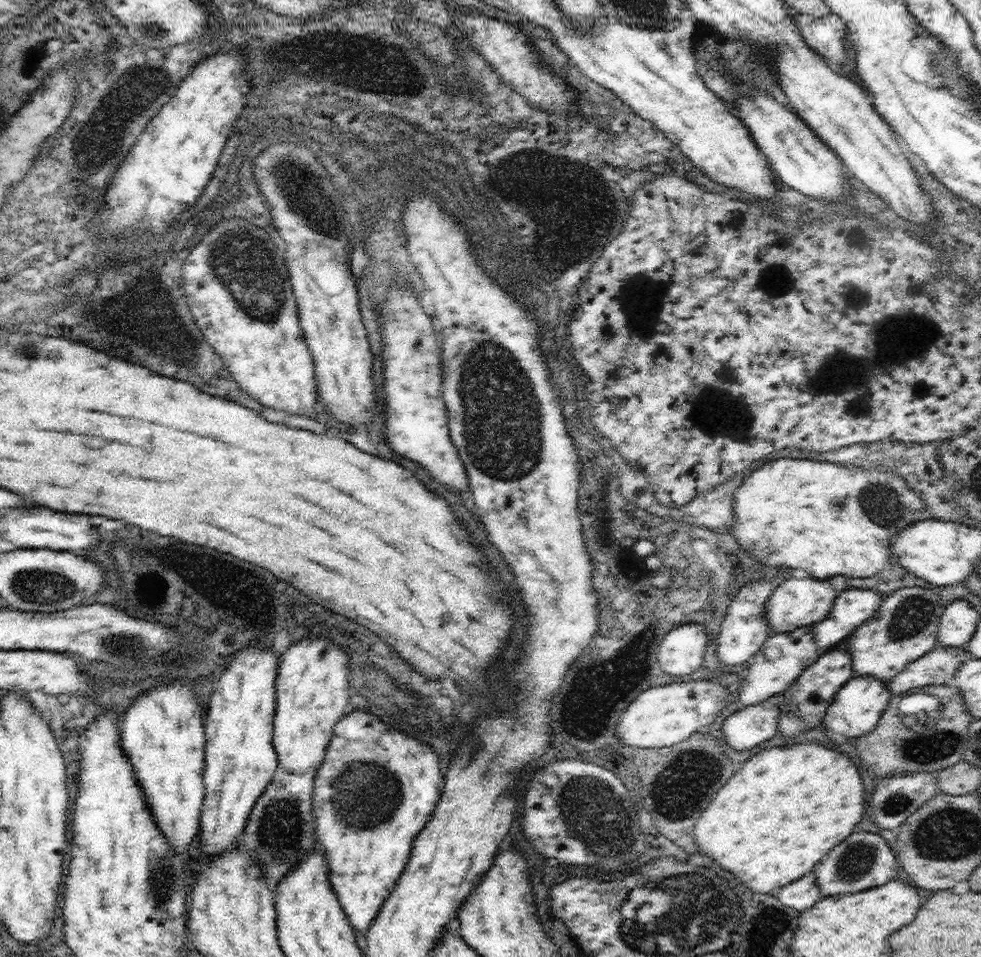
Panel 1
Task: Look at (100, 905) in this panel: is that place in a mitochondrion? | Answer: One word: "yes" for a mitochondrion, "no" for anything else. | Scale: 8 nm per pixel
no

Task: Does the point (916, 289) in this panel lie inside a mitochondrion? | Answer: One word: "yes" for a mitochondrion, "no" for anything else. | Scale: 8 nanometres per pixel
no

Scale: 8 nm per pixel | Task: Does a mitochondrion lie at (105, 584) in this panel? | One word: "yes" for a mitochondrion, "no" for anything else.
no

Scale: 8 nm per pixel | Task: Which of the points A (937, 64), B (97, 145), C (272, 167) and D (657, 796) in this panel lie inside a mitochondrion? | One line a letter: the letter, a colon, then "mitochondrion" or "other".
A: mitochondrion
B: mitochondrion
C: mitochondrion
D: mitochondrion

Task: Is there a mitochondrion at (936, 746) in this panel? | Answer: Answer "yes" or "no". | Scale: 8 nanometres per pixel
yes

